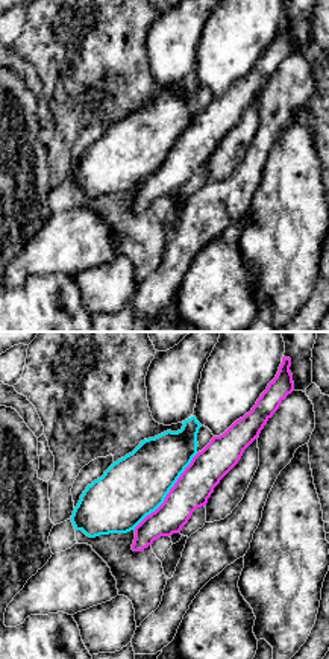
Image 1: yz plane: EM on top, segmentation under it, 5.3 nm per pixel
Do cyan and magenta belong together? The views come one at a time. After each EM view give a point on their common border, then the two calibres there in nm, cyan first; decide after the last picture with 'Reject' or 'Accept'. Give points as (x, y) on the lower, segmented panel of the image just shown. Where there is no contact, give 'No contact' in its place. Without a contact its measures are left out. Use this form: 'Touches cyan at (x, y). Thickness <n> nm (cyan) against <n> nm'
Touches cyan at (169, 491). Thickness 340 nm (cyan) against 190 nm

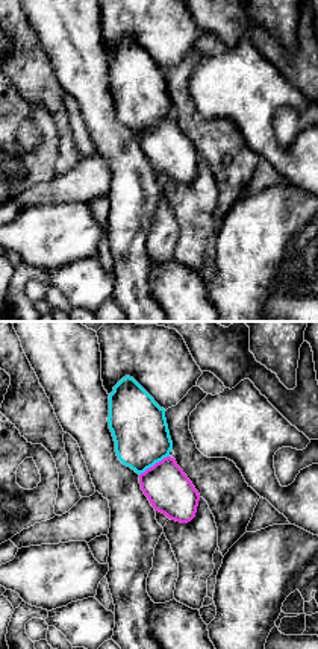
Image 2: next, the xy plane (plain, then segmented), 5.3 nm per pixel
Touches cyan at (153, 464). Thickness 300 nm (cyan) against 240 nm

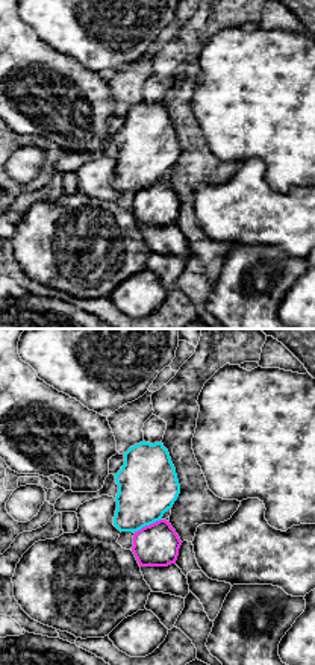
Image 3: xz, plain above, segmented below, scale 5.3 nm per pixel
Touches cyan at (147, 524). Thickness 320 nm (cyan) against 220 nm

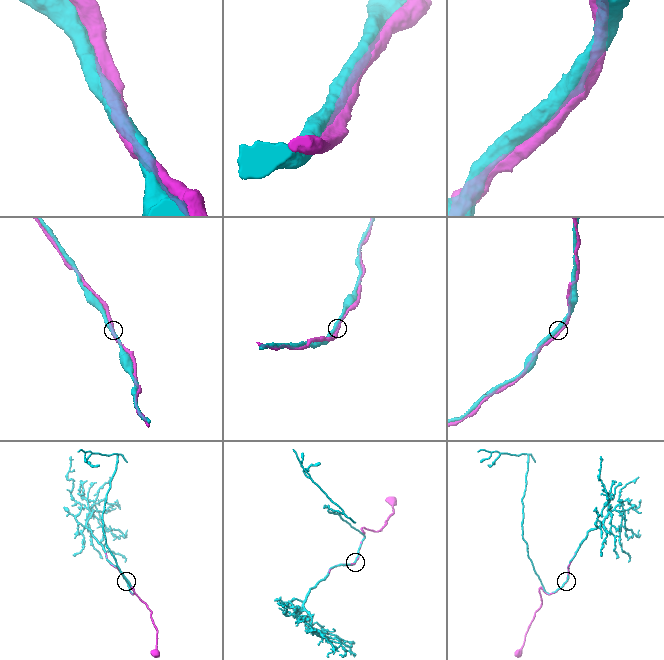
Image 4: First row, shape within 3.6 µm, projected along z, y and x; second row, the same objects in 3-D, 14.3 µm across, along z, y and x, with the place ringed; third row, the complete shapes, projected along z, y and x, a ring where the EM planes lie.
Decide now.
Accept

